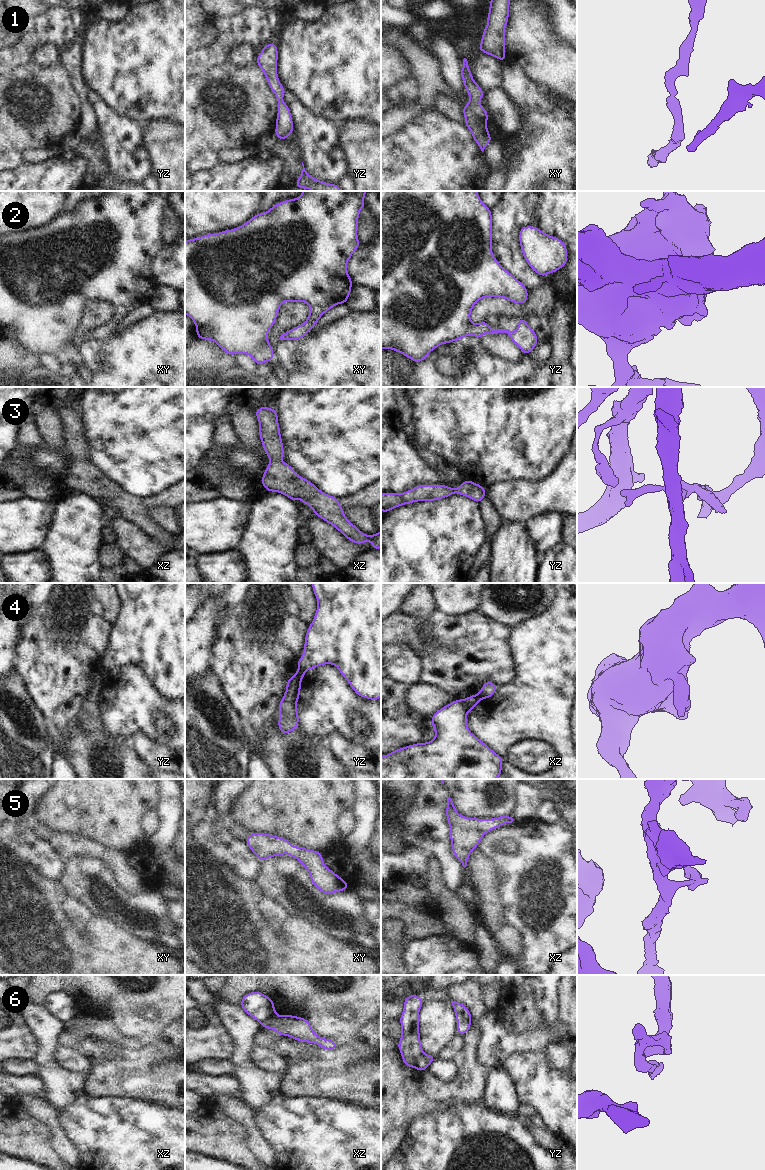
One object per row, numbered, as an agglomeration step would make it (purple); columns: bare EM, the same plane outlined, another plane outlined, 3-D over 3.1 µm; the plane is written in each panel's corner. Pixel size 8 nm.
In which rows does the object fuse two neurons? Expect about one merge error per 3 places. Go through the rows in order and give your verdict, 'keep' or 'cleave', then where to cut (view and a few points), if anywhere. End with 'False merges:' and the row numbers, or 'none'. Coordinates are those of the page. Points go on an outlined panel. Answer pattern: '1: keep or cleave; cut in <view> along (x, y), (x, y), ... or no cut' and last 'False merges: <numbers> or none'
1: keep; no cut
2: keep; no cut
3: keep; no cut
4: cleave; cut in yz along (296, 672), (301, 679)
5: keep; no cut
6: cleave; cut in xz along (276, 1014), (261, 1022)
False merges: 4, 6

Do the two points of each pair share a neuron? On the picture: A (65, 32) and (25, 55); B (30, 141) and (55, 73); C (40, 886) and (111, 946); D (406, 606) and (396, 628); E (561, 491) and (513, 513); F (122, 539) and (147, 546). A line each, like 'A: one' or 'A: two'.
A: one
B: one
C: one
D: two
E: one
F: one

